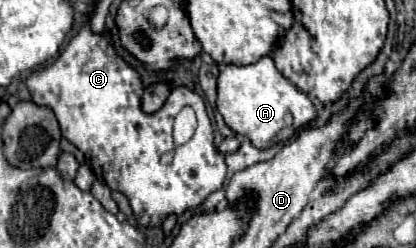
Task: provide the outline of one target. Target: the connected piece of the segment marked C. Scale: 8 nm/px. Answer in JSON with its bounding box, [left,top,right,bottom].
[26,22,226,228]

